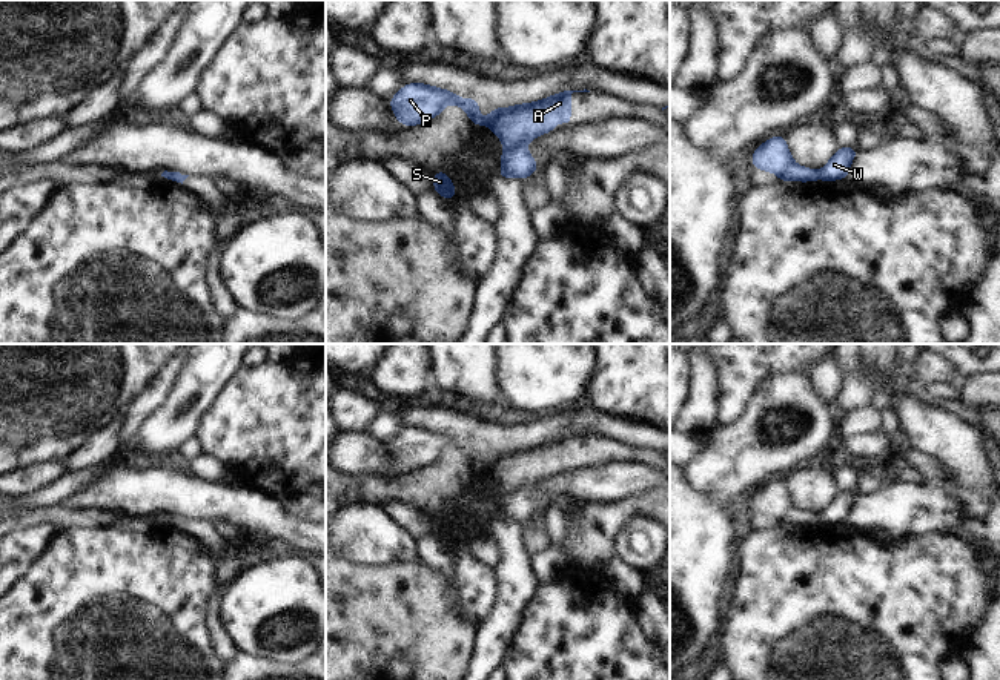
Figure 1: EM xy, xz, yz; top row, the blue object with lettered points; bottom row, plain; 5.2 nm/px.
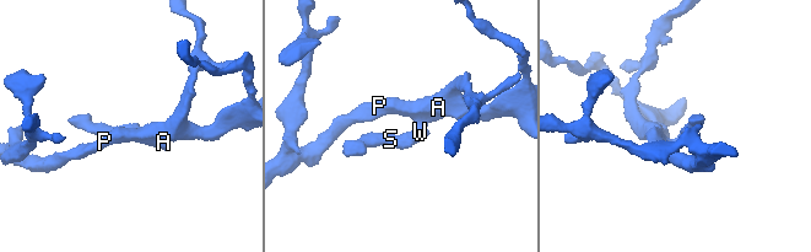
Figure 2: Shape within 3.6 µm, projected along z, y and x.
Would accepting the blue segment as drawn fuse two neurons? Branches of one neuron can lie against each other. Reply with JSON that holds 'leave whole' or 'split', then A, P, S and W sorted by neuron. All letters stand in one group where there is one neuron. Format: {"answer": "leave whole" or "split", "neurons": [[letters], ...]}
{"answer": "split", "neurons": [["A", "P"], ["S", "W"]]}

